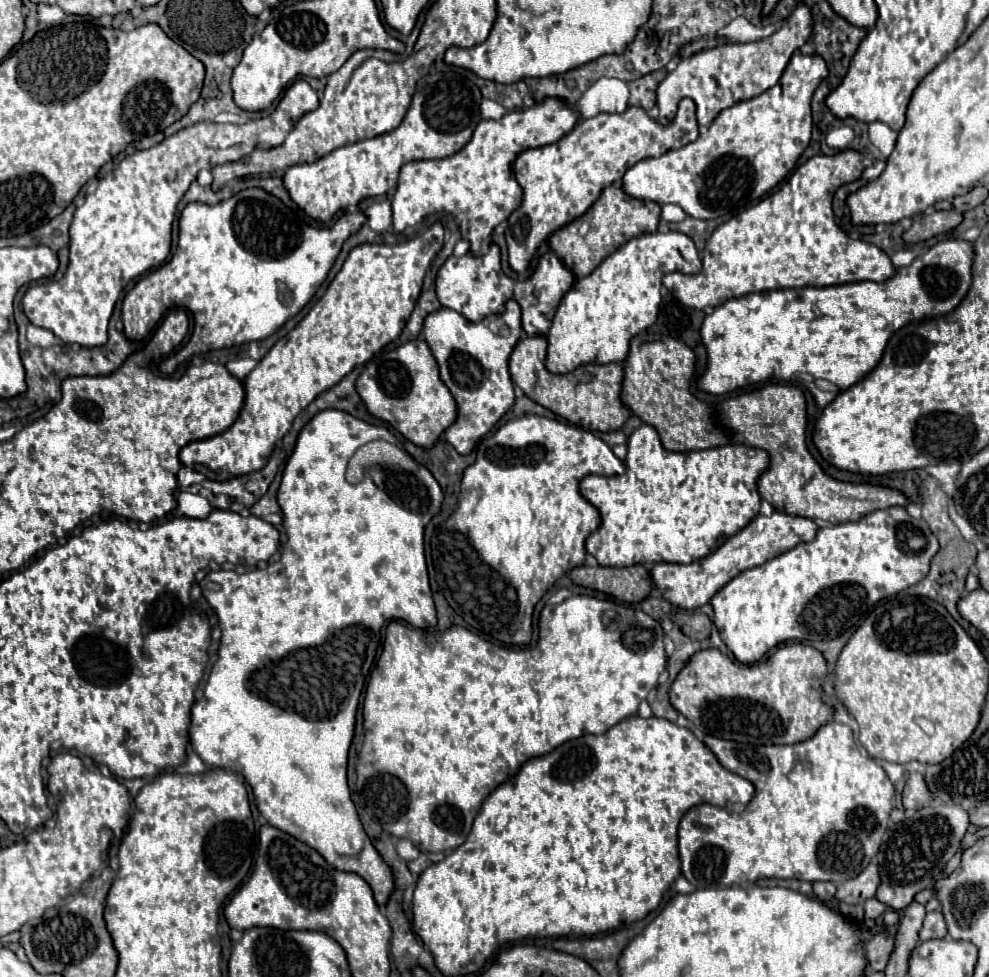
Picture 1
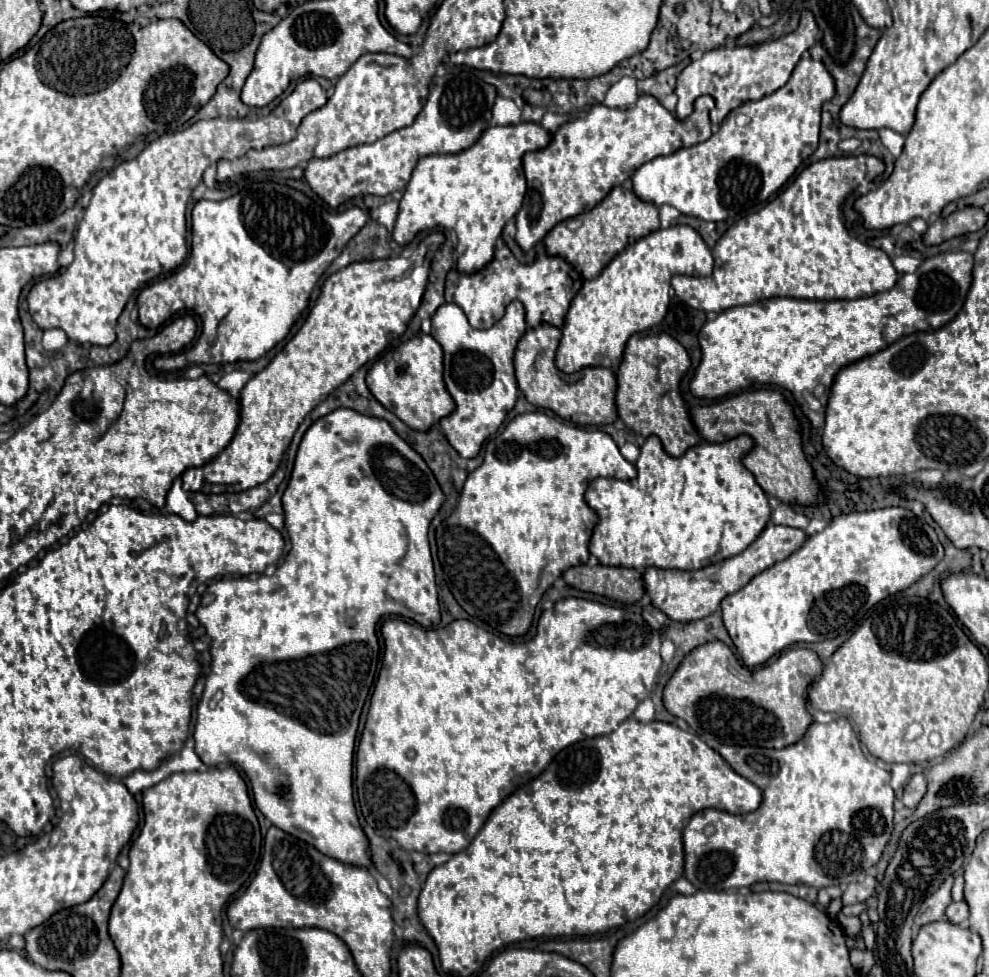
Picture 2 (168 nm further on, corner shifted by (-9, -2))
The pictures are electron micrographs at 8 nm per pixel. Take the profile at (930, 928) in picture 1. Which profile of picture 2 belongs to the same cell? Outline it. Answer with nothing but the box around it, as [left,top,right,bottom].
[945,901,969,925]

